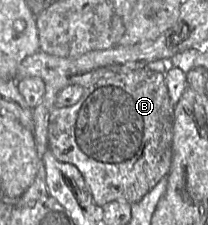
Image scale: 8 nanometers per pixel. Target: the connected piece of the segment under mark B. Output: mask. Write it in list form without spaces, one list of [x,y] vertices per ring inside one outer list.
[[[146,66],[138,68],[122,68],[115,74],[107,74],[92,85],[85,87],[79,101],[69,107],[55,106],[48,119],[48,149],[61,162],[69,163],[78,168],[87,184],[93,202],[103,207],[112,201],[126,201],[129,204],[139,202],[165,176],[168,176],[172,162],[174,105],[171,103],[165,82],[165,73],[156,72]]]

